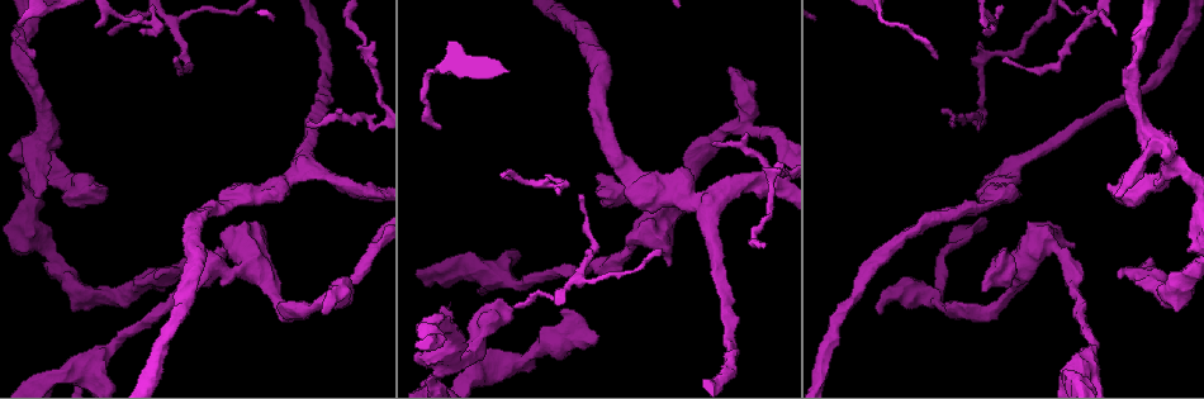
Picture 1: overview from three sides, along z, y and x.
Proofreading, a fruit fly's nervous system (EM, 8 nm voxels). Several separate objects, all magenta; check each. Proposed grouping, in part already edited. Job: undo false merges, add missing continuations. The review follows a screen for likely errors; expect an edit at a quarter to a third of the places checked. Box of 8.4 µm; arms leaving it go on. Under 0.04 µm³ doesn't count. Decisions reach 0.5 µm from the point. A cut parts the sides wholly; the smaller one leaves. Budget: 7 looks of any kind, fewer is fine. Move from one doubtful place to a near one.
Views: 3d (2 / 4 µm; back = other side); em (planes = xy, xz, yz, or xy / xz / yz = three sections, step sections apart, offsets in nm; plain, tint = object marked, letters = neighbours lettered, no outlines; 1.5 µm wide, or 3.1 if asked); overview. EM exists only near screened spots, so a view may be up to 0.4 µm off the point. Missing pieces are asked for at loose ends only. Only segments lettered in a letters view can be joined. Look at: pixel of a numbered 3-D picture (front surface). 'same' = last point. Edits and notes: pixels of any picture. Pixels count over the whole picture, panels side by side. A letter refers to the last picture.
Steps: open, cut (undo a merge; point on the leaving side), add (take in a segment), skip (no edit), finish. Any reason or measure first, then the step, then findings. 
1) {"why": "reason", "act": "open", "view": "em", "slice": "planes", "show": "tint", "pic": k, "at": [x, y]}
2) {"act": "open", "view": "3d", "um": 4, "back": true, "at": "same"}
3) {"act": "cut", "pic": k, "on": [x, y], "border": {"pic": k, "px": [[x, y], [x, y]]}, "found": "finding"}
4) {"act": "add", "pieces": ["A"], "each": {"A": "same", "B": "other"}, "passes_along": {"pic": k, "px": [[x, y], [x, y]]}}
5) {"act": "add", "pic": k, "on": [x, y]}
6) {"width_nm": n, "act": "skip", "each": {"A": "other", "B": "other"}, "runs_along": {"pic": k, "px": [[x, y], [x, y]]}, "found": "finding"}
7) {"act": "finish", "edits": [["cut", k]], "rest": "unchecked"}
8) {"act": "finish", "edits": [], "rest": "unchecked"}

{"why": "an open end", "act": "open", "view": "3d", "um": 4, "pic": 1, "at": [1116, 194]}

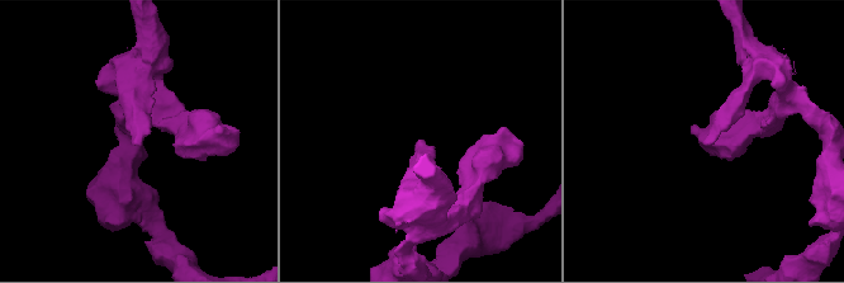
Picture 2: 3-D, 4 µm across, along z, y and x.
{"act": "open", "view": "em", "slice": "xy", "step": 4, "show": "tint", "pic": 2, "at": [704, 144]}

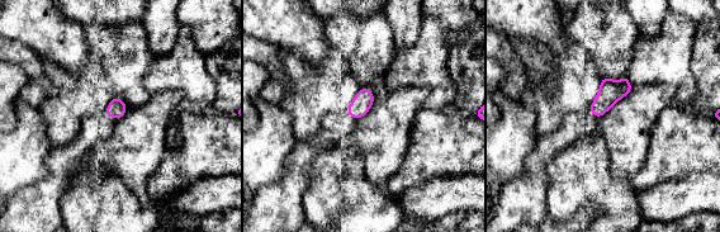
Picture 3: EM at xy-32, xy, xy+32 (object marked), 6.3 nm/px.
{"why": "another direction", "act": "open", "view": "em", "slice": "planes", "show": "letters", "at": "same"}

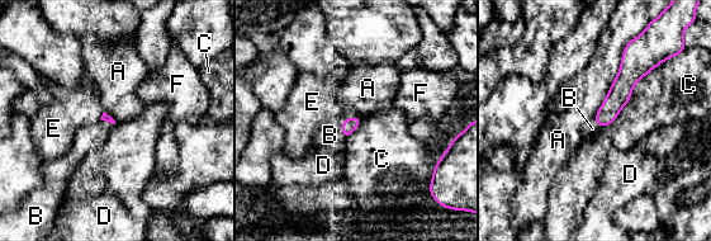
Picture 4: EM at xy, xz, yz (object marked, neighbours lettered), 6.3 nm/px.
{"longest_contact_nm": ["A", 550], "act": "add", "pic": 4, "on": [330, 135], "each": {"A": "other", "B": "same", "C": "other", "D": "other", "E": "other", "F": "other"}, "found": "the neuron continues"}

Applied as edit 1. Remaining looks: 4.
{"why": "redraw", "act": "open", "view": "overview"}

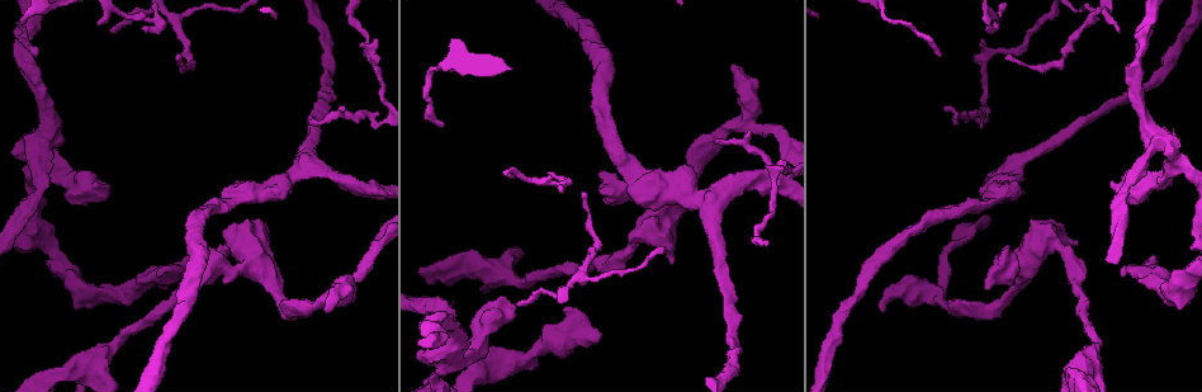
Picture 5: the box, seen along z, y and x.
{"why": "thick end", "act": "open", "view": "em", "slice": "xz", "step": 8, "show": "letters", "pic": 5, "at": [186, 255]}

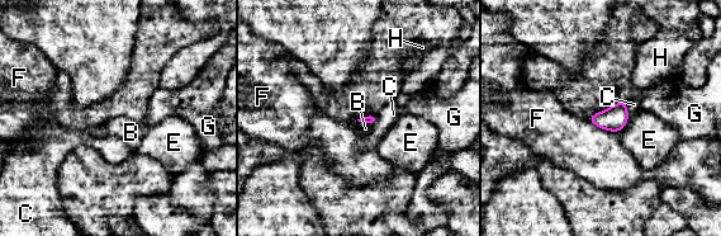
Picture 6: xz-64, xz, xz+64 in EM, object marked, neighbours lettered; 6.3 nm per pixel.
{"why": "another direction", "act": "open", "view": "em", "slice": "planes", "show": "letters", "at": "same"}

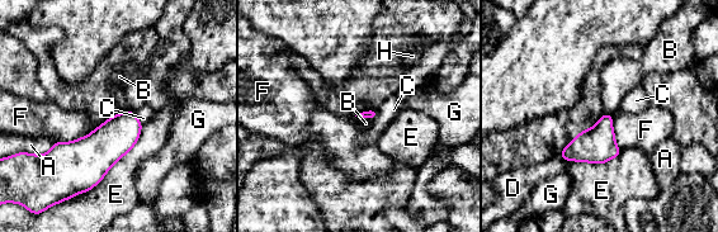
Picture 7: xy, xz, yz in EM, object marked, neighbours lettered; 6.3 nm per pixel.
{"act": "skip", "each": {"A": "other", "B": "other", "C": "other", "D": "other", "E": "other", "F": "other", "G": "other", "H": "other"}, "border": {"pic": 7, "px": [[355, 116], [373, 119]]}, "found": "no lettered segment goes on from it"}

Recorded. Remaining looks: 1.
{"act": "finish", "edits": [["add", 4]], "rest": "unchecked"}

